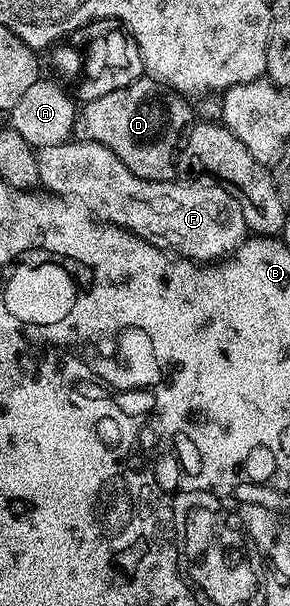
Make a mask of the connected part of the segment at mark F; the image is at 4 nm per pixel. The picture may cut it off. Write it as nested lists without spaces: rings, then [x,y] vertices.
[[[69,140],[59,142],[56,146],[42,146],[36,150],[36,160],[40,186],[45,191],[59,194],[73,203],[81,202],[93,219],[111,222],[112,225],[129,230],[142,240],[154,244],[160,250],[167,250],[197,264],[212,264],[229,257],[249,233],[238,200],[234,200],[234,196],[230,196],[230,192],[226,192],[221,186],[203,186],[200,183],[203,181],[200,180],[155,182],[142,176],[134,176],[134,172],[130,172],[130,168],[126,168],[126,164],[122,164],[122,160],[102,144]]]

